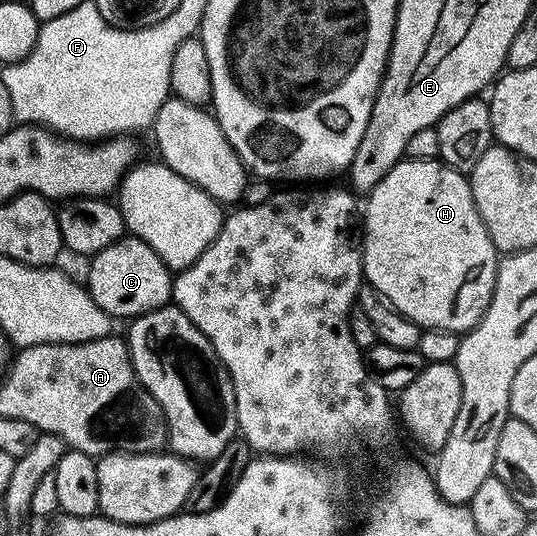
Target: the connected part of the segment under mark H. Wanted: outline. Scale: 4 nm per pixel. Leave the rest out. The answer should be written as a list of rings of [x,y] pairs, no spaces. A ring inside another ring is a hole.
[[[403,158],[374,186],[372,192],[368,193],[367,200],[369,200],[369,205],[365,208],[363,276],[368,284],[375,286],[375,290],[379,290],[379,294],[387,297],[391,302],[391,306],[395,306],[395,310],[399,310],[399,314],[411,318],[411,322],[415,322],[423,330],[438,328],[439,330],[464,334],[469,329],[476,328],[493,297],[493,287],[497,281],[499,253],[487,234],[487,226],[483,226],[483,222],[479,218],[479,210],[473,201],[468,179],[462,173],[456,172],[453,168],[448,168],[446,164],[442,164],[440,159],[407,160]]]

